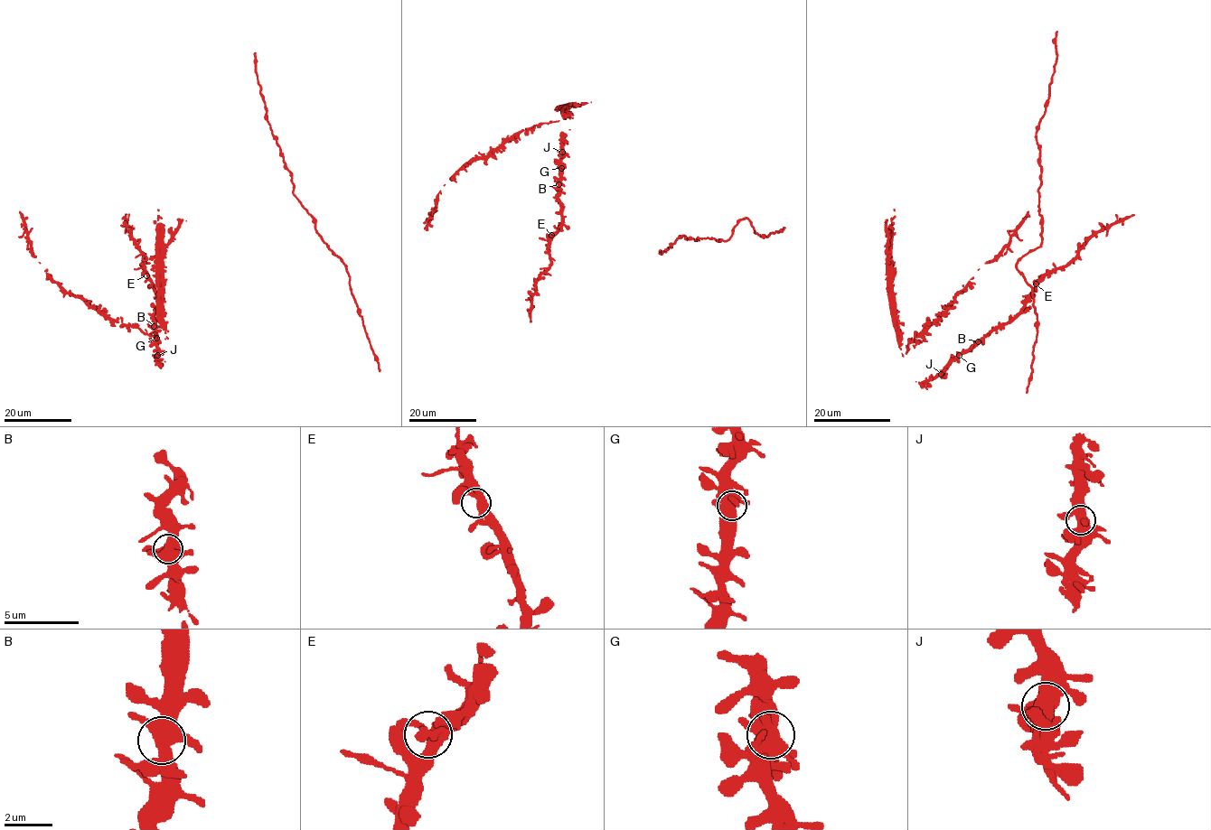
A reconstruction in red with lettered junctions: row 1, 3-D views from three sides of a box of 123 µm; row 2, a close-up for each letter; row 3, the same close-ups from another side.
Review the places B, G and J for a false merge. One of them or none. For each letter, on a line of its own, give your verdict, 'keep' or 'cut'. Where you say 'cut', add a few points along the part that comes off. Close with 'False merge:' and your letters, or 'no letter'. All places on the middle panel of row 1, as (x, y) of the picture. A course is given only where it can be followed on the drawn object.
B: keep
G: keep
J: keep
False merge: no letter

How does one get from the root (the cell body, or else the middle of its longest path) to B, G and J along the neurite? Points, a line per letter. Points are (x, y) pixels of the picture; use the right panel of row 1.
B: (1037, 284), (1025, 306), (1009, 321), (993, 327), (978, 341)
G: (1037, 284), (1025, 306), (1009, 321), (993, 327), (959, 355)
J: (1037, 284), (1025, 306), (1009, 321), (993, 327), (967, 351), (962, 351), (941, 374)

